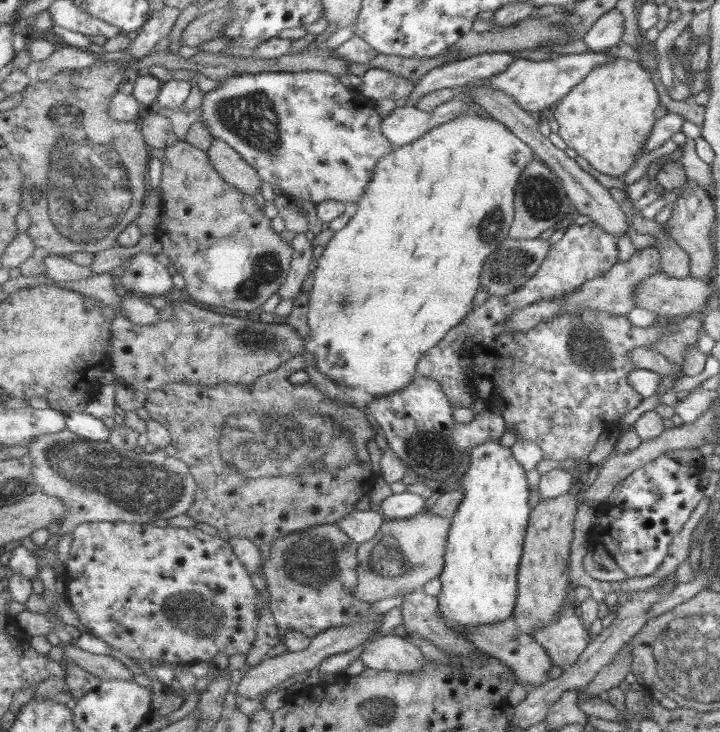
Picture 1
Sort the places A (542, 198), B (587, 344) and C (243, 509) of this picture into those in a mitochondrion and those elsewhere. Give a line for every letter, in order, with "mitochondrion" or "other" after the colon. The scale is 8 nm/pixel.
A: mitochondrion
B: mitochondrion
C: other

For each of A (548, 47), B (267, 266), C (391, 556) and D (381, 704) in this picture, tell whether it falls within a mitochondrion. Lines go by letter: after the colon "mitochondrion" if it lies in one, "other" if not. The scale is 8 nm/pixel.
A: other
B: mitochondrion
C: mitochondrion
D: mitochondrion

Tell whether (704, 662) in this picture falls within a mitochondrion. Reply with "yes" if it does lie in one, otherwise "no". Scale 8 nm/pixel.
yes

